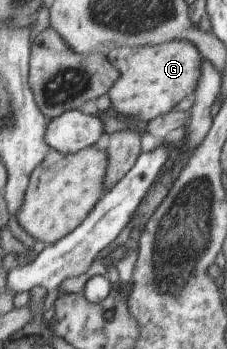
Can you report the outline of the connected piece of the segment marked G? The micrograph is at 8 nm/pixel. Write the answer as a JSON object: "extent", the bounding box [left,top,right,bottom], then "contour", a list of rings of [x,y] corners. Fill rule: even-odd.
{"extent":[107,39,202,122],"contour":[[[177,39],[161,45],[116,47],[109,52],[109,60],[120,71],[120,78],[107,94],[120,116],[133,116],[145,122],[169,114],[183,98],[193,94],[201,82],[202,56],[187,40]]]}

